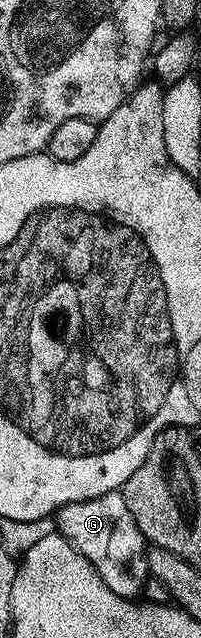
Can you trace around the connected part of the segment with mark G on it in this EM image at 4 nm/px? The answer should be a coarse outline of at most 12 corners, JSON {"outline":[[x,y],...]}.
{"outline":[[121,492],[58,510],[57,533],[134,600],[148,543]]}

